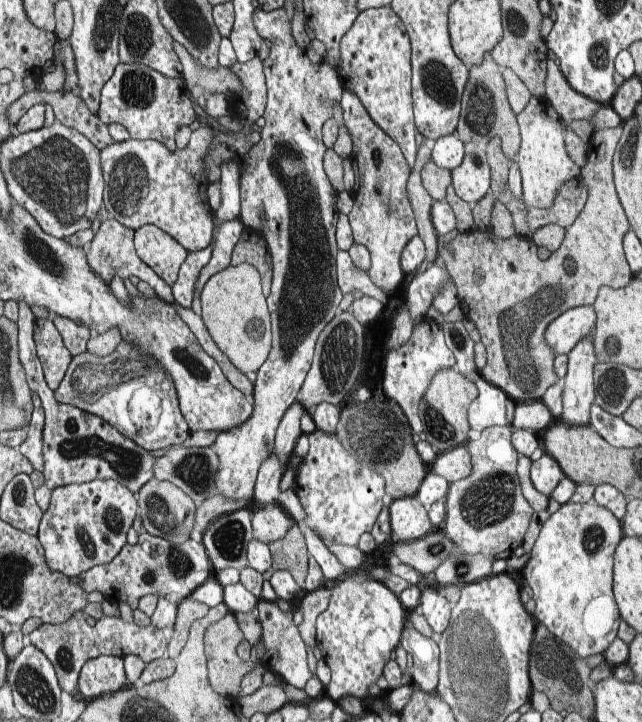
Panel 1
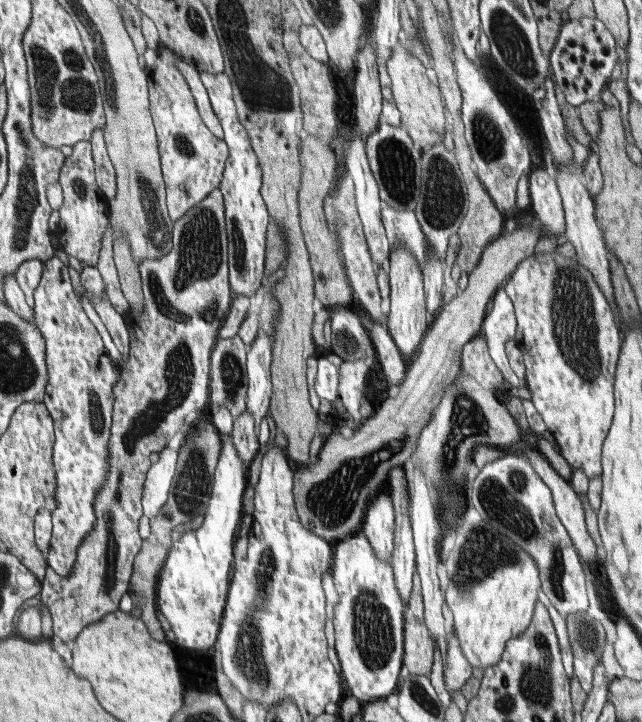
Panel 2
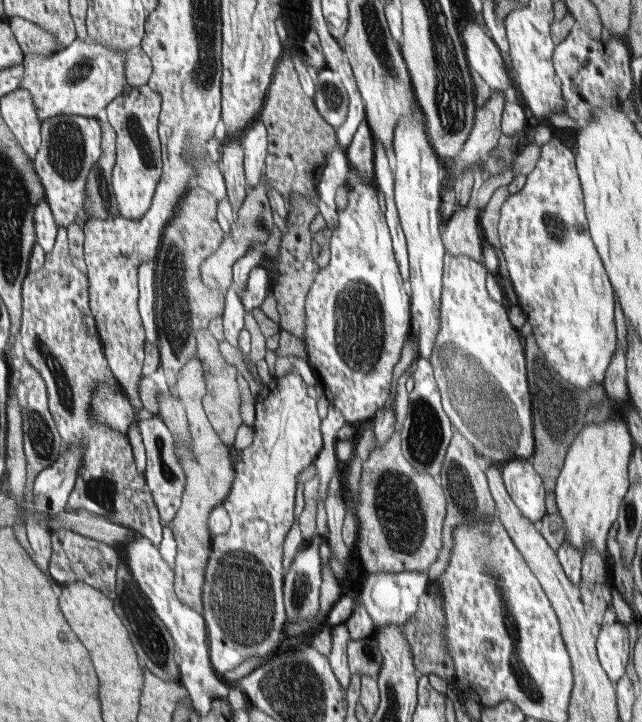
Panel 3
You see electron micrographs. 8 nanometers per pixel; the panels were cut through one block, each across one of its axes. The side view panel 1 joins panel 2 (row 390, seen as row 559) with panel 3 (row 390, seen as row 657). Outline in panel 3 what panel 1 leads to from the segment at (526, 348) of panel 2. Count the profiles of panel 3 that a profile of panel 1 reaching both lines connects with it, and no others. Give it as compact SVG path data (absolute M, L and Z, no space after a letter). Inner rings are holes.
M553 137L540 146L540 160L527 175L524 187L505 200L498 223L498 236L513 290L526 321L532 325L532 336L546 363L578 391L588 394L594 384L603 385L606 370L619 348L614 319L616 302L604 261L594 246L591 234L588 234L584 196L574 166L574 154L560 139Z

